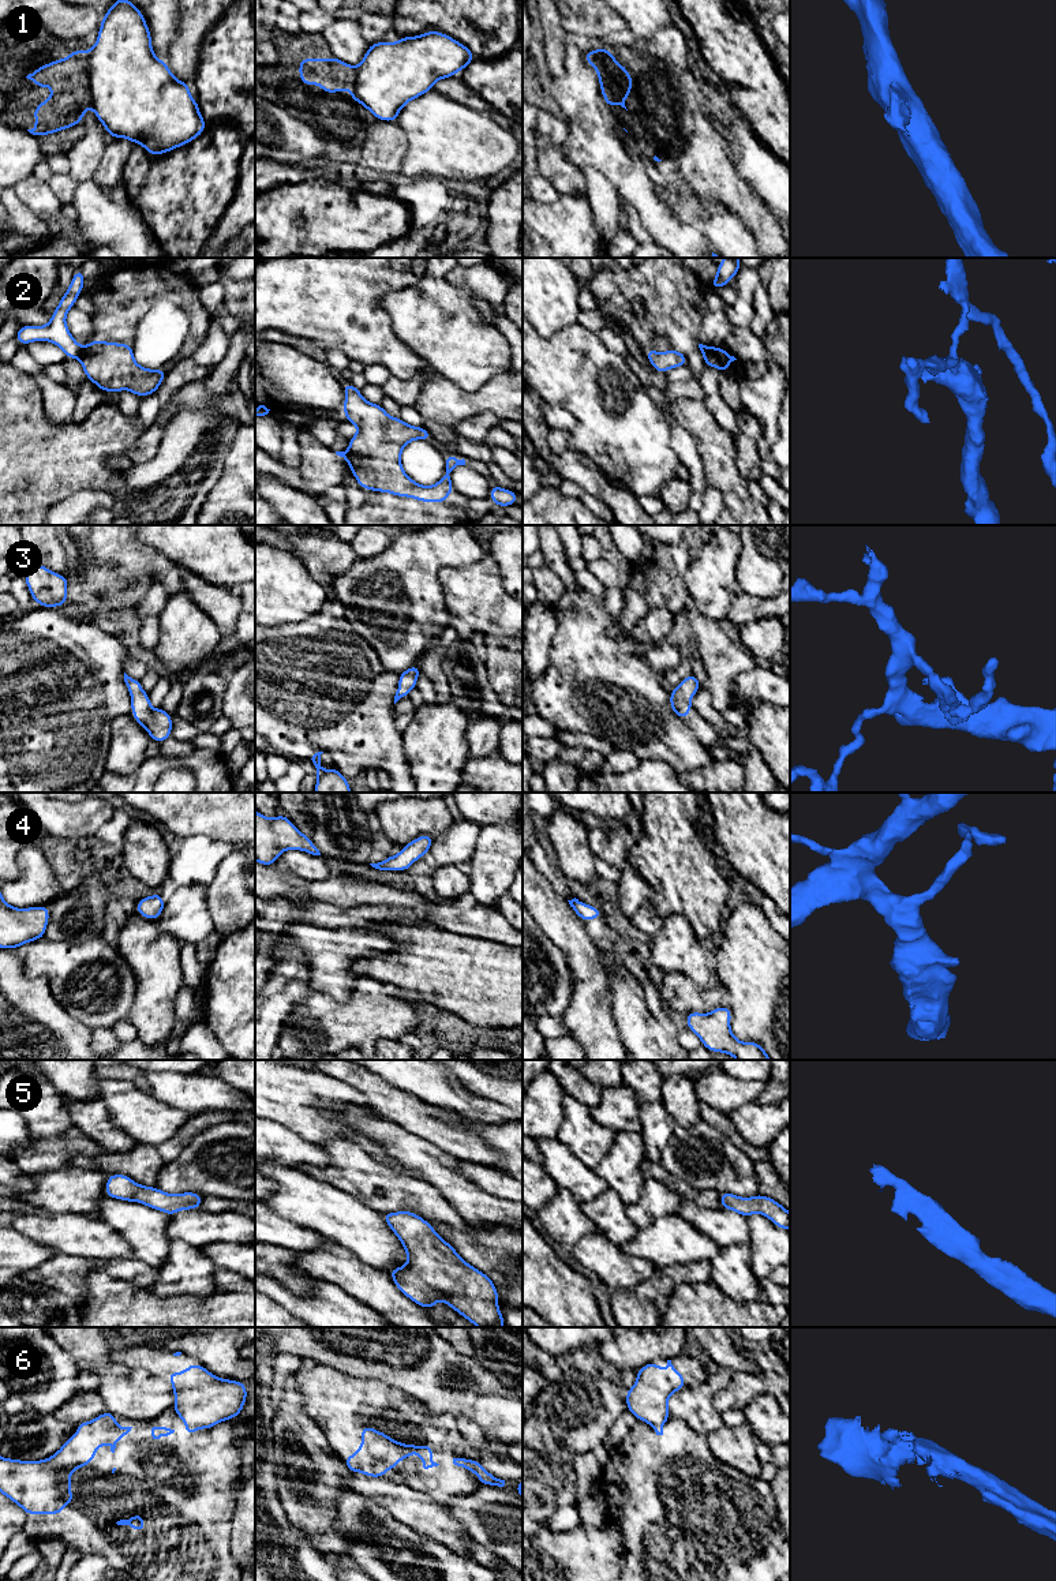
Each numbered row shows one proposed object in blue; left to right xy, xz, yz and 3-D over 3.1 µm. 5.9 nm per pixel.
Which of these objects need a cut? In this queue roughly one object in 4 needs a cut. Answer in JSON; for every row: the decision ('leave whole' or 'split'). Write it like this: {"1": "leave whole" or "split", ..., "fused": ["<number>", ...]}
{"1": "split", "2": "split", "3": "leave whole", "4": "leave whole", "5": "leave whole", "6": "split", "fused": ["1", "2", "6"]}

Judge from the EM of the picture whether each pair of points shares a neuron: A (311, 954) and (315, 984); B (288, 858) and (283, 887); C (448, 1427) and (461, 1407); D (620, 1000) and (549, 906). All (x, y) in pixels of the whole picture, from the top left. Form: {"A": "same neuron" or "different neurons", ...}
{"A": "same neuron", "B": "different neurons", "C": "different neurons", "D": "different neurons"}

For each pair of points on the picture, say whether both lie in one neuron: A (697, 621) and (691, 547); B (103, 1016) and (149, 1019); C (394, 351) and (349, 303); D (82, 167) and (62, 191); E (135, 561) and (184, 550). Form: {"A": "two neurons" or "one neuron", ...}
{"A": "two neurons", "B": "two neurons", "C": "one neuron", "D": "two neurons", "E": "two neurons"}

